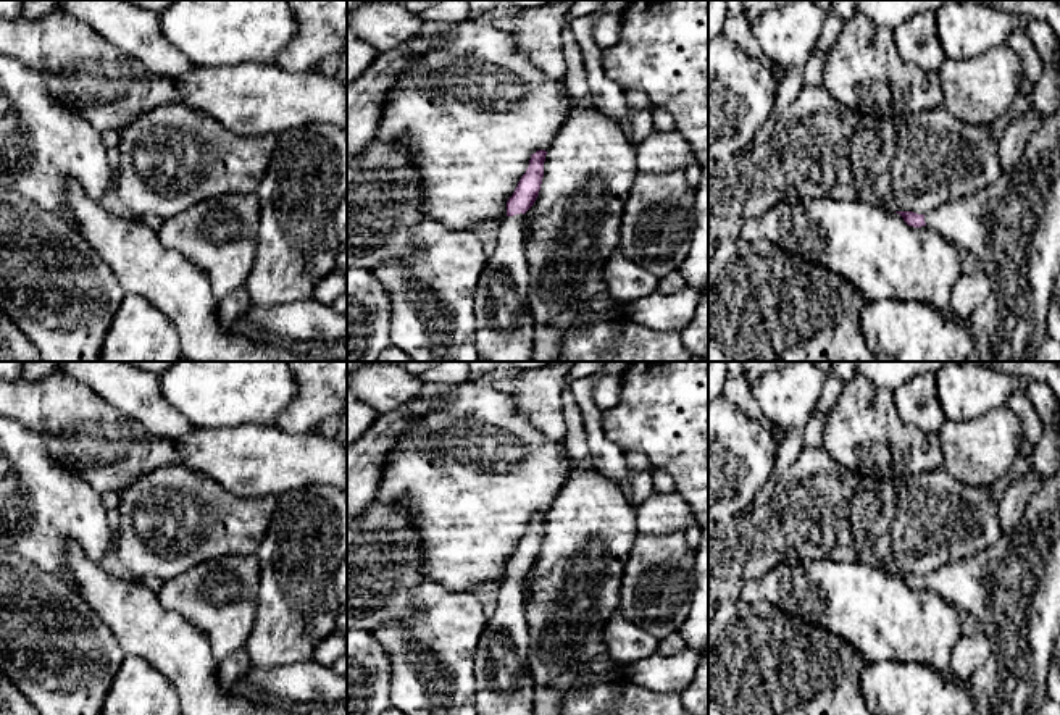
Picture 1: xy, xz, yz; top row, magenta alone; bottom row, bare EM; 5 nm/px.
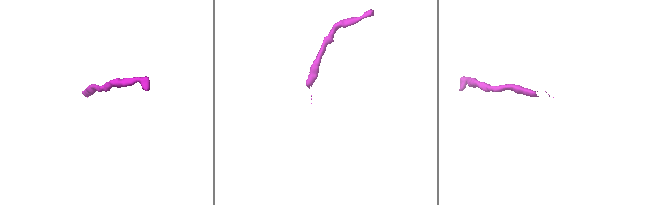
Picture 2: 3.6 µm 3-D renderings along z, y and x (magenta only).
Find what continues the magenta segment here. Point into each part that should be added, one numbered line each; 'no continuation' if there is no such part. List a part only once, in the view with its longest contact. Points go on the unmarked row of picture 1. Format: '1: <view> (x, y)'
1: xz (504, 683)

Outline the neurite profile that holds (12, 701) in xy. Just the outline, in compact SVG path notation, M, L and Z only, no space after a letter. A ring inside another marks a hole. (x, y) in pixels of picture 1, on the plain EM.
M0 671L0 715L39 715L23 692Z

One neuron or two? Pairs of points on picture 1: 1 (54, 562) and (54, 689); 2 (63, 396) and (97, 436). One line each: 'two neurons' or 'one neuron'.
1: two neurons
2: one neuron

